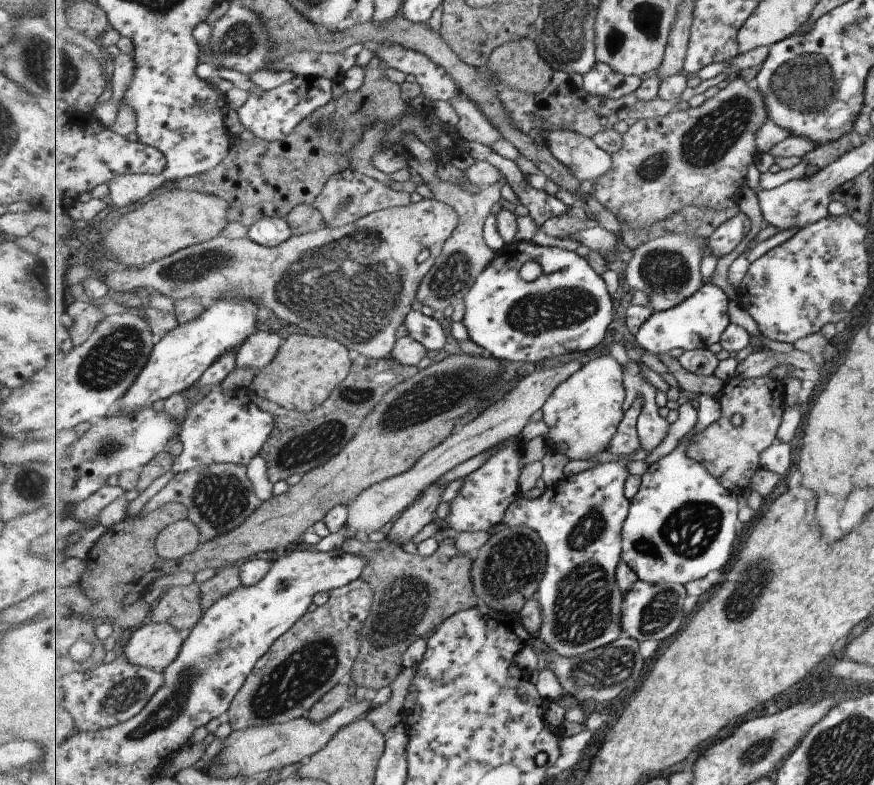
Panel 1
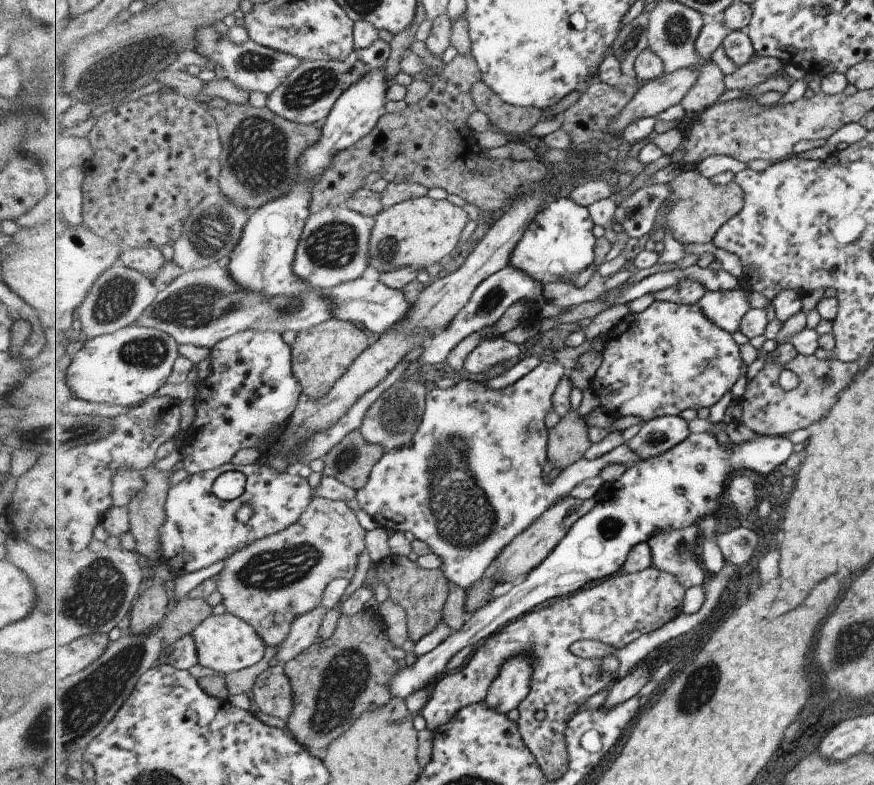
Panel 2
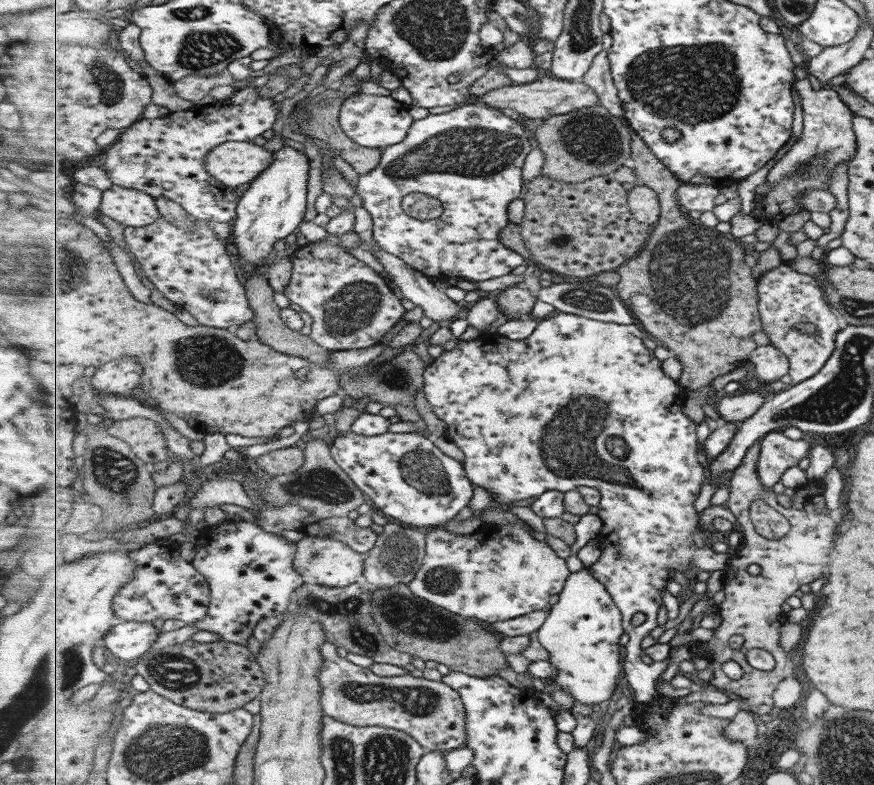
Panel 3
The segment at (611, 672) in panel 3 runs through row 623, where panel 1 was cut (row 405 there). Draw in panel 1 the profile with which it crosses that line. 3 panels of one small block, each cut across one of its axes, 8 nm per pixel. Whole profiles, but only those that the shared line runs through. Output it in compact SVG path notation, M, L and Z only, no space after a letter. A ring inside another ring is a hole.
M607 353L590 360L560 384L541 408L542 421L549 426L547 450L563 452L569 460L586 460L598 452L607 452L623 420L625 400L621 364Z

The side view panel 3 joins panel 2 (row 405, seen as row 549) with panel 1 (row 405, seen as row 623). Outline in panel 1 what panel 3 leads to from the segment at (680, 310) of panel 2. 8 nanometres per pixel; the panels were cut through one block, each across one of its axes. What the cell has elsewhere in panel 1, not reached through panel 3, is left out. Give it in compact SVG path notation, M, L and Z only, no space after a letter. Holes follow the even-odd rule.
M629 361L624 369L624 383L626 388L626 400L624 410L633 406L633 401L641 398L641 412L638 417L637 428L643 450L654 451L669 436L671 425L659 414L657 406L657 388L649 384L649 380L643 376L641 366L637 361Z

